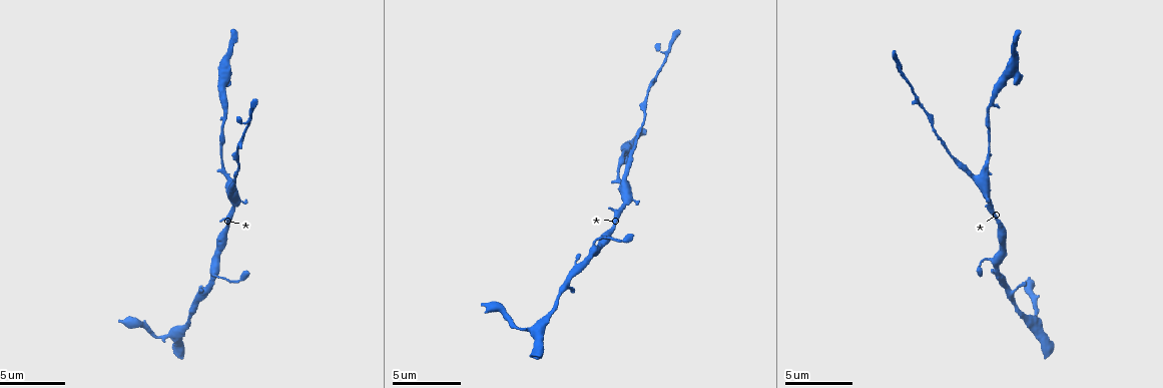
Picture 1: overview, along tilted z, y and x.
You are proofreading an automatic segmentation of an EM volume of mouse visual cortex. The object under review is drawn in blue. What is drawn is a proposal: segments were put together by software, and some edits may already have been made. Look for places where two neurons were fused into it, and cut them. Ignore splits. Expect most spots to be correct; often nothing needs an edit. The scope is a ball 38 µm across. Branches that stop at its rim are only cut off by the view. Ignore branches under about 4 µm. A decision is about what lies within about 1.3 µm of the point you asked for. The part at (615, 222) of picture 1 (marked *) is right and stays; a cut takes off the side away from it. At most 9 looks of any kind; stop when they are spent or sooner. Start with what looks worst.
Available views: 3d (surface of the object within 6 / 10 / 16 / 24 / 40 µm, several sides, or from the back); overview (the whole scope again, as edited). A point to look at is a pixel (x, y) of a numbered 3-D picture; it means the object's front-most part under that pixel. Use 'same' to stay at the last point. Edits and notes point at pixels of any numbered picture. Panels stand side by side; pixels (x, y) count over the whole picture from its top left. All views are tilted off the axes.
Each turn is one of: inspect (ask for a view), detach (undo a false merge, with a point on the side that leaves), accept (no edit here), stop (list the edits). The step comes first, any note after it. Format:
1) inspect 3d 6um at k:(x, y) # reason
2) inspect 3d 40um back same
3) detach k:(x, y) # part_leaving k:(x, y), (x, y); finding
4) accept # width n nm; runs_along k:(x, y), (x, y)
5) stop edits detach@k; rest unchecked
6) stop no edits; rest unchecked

inspect 3d 10um at 1:(979, 177) # three arms meet

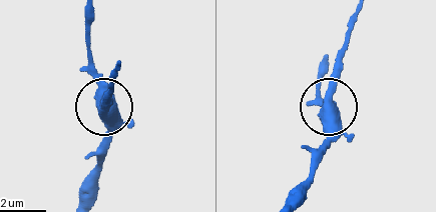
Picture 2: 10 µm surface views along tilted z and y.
accept # width 490 nm; one neuron here

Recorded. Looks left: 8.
inspect 3d 10um at 1:(902, 73) # thick turns thin

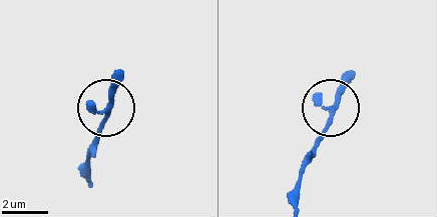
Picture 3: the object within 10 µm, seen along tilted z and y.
inspect 3d 6um at 3:(334, 110) # closer look

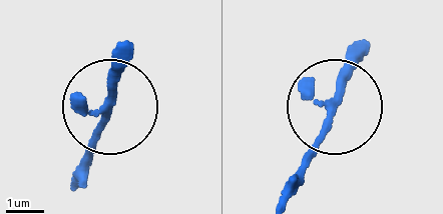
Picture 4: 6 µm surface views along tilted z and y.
accept # width 190 nm; runs_along 4:(77, 168), (112, 97), (120, 44); all the same neuron

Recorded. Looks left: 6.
inspect 3d 16um at 1:(1022, 314)

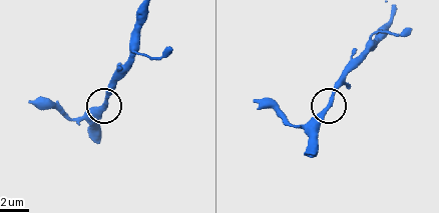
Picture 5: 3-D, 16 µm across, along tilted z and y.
accept # width 310 nm; runs_along 5:(392, 16), (375, 48), (352, 68), (330, 103), (307, 128); one neuron here

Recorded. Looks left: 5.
inspect 3d 6um at 1:(933, 129) # a narrow waist

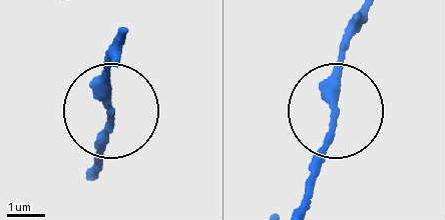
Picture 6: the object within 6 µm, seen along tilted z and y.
inspect 3d 6um back at 6:(110, 109)

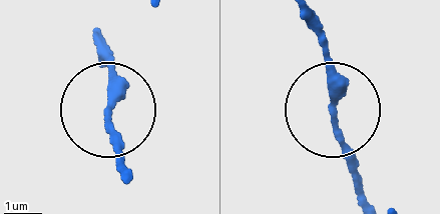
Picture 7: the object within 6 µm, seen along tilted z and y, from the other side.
accept # runs_along 7:(123, 164), (109, 120), (114, 50); continuous, no second neuron

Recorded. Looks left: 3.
stop no edits; rest unchecked

